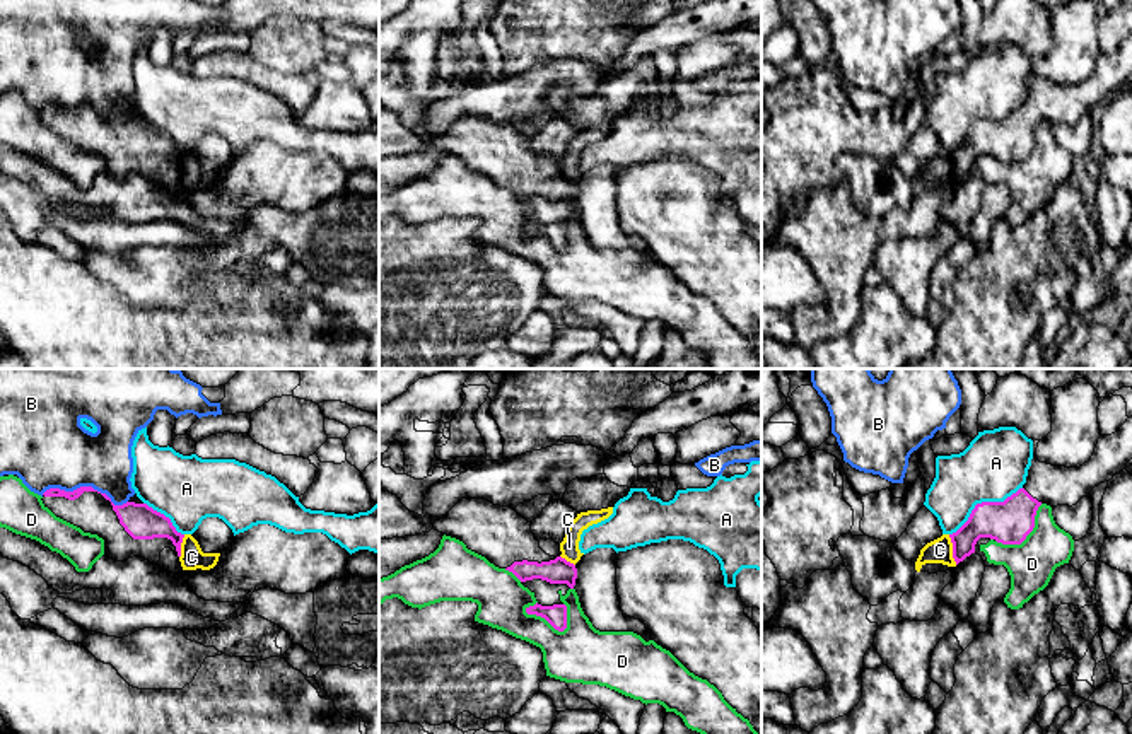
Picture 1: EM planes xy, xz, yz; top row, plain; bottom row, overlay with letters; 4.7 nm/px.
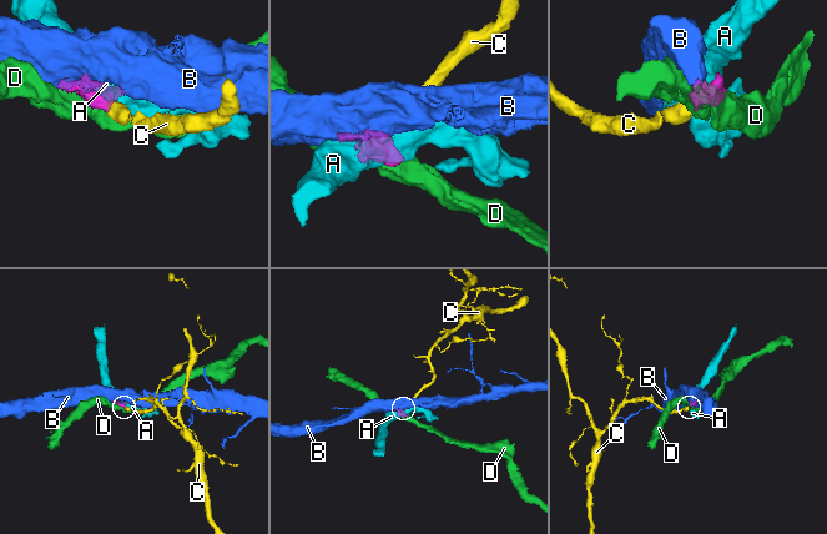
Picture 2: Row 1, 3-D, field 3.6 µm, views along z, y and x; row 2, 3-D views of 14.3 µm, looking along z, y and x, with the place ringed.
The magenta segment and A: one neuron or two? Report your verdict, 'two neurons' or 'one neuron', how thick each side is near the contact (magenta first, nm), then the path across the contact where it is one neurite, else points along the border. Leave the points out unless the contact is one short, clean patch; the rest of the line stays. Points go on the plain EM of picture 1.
two neurons | 200/320 nm

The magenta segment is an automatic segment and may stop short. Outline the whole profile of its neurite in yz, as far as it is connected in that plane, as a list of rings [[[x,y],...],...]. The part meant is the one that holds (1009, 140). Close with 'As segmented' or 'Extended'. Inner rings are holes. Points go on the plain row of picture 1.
[[[1132,34],[1112,53],[1101,53],[1088,80],[1079,85],[1052,84],[1031,77],[1026,101],[1004,119],[982,119],[968,138],[953,152],[956,183],[975,171],[980,155],[1002,162],[1021,162],[1035,145],[1042,121],[1050,125],[1076,123],[1100,101],[1127,87],[1132,77]]]. Extended

